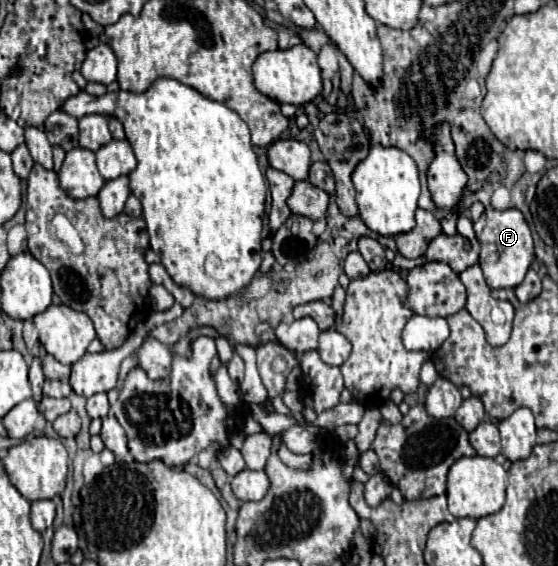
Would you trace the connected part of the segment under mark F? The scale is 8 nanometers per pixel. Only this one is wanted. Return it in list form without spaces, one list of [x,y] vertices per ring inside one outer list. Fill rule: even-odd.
[[[486,209],[474,223],[476,239],[480,243],[480,267],[490,289],[516,289],[534,261],[534,241],[524,215],[518,209]]]

